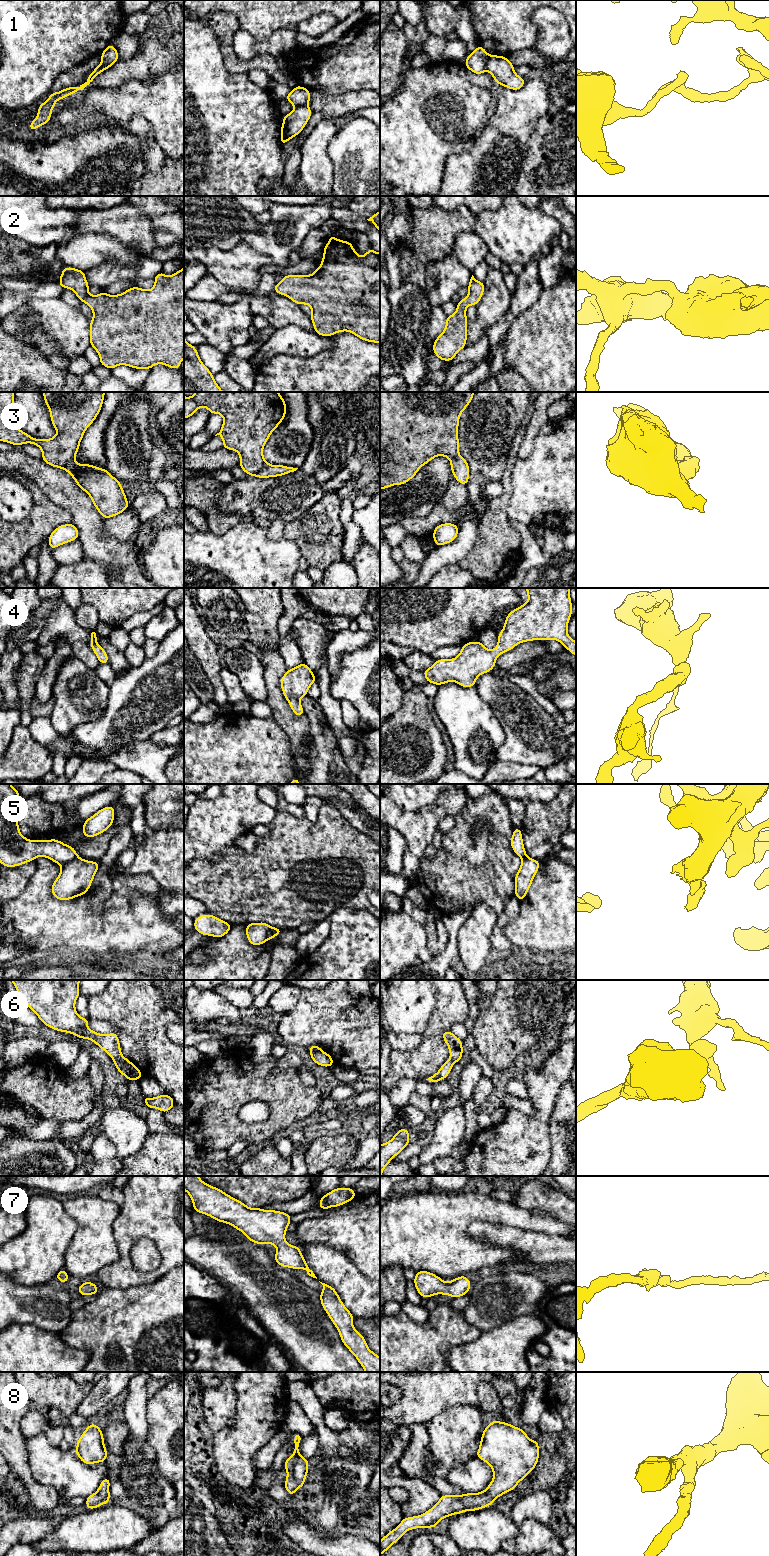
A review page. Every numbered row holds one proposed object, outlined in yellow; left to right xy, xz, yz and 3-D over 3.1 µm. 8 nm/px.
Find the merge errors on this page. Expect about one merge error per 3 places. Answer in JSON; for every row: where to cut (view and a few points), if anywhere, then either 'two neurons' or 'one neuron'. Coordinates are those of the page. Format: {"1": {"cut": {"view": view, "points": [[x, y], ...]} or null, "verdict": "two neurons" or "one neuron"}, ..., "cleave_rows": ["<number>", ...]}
{"1": {"cut": {"view": "yz", "points": [[490, 56], [486, 62], [486, 70]]}, "verdict": "two neurons"}, "2": {"cut": null, "verdict": "one neuron"}, "3": {"cut": {"view": "xz", "points": [[266, 462], [257, 472], [251, 475]]}, "verdict": "two neurons"}, "4": {"cut": null, "verdict": "one neuron"}, "5": {"cut": {"view": "xy", "points": [[77, 856], [61, 866]]}, "verdict": "two neurons"}, "6": {"cut": {"view": "xy", "points": [[114, 1061], [123, 1063], [139, 1078]]}, "verdict": "two neurons"}, "7": {"cut": null, "verdict": "one neuron"}, "8": {"cut": null, "verdict": "one neuron"}, "cleave_rows": ["1", "3", "5", "6"]}

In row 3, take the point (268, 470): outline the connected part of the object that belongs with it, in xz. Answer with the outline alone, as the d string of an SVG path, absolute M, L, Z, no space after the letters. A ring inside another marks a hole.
M266 463L266 465L258 473L251 476L258 478L278 477L294 472L297 469L298 468L288 467L284 465L271 465L269 463Z

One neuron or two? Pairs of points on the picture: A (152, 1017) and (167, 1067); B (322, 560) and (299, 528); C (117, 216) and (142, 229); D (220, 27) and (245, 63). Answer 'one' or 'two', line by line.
A: one
B: one
C: one
D: one

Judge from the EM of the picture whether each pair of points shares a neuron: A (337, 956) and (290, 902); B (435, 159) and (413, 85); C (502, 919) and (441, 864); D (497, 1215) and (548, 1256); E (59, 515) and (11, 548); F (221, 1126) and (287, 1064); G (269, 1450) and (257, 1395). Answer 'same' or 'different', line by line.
A: different
B: same
C: different
D: different
E: same
F: different
G: different

